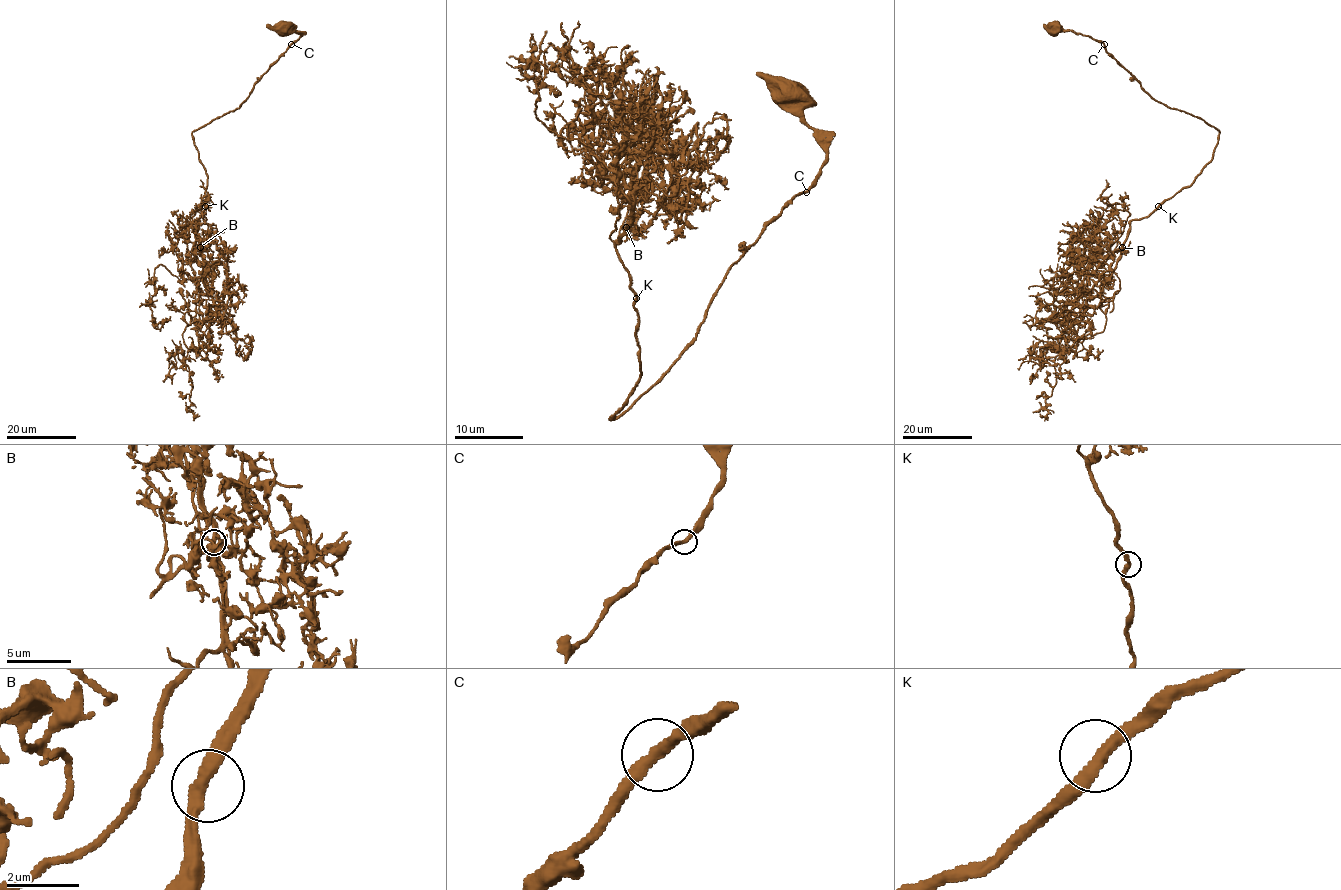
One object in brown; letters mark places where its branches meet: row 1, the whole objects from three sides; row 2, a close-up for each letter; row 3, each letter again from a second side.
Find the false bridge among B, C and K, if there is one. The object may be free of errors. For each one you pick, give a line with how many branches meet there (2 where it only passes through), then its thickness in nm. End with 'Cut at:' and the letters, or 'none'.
Cut at: none

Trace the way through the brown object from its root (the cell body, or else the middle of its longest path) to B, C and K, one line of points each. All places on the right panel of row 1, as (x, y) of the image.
B: (1054, 26), (1100, 40), (1153, 98), (1219, 132), (1213, 159), (1201, 173), (1147, 216), (1133, 220), (1122, 247)
C: (1054, 26), (1055, 23), (1063, 30), (1089, 35), (1104, 44)
K: (1054, 26), (1055, 23), (1063, 30), (1100, 40), (1153, 98), (1218, 130), (1213, 159), (1189, 186), (1158, 206)

